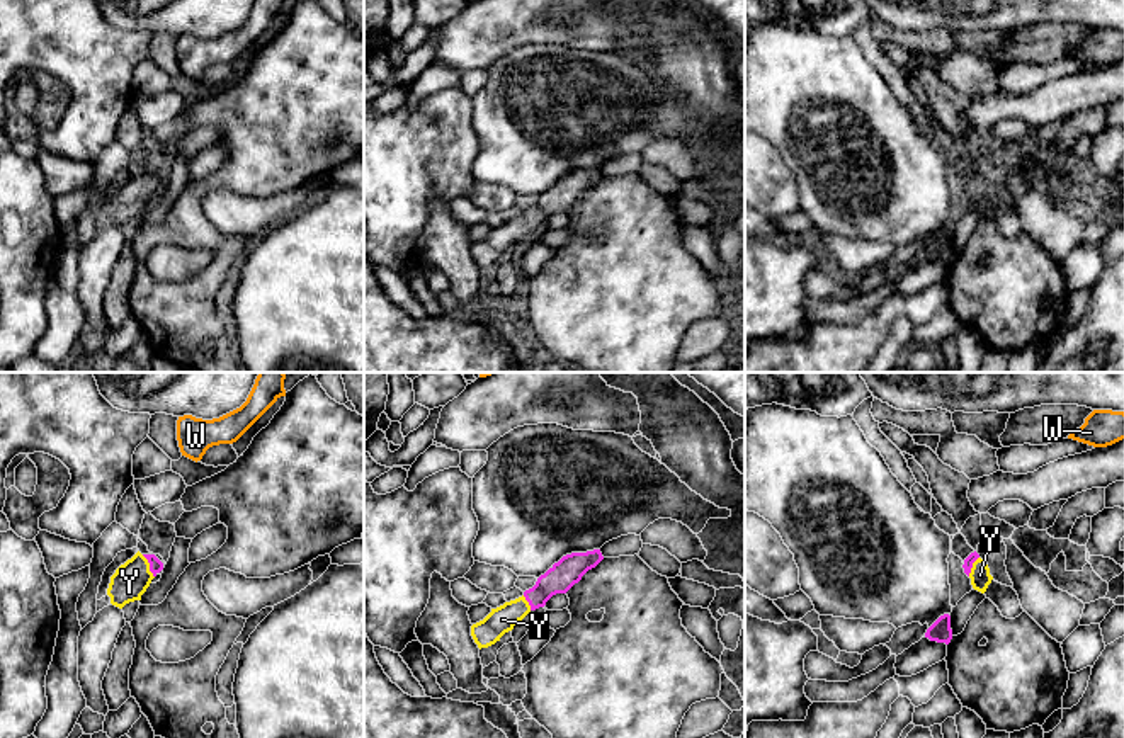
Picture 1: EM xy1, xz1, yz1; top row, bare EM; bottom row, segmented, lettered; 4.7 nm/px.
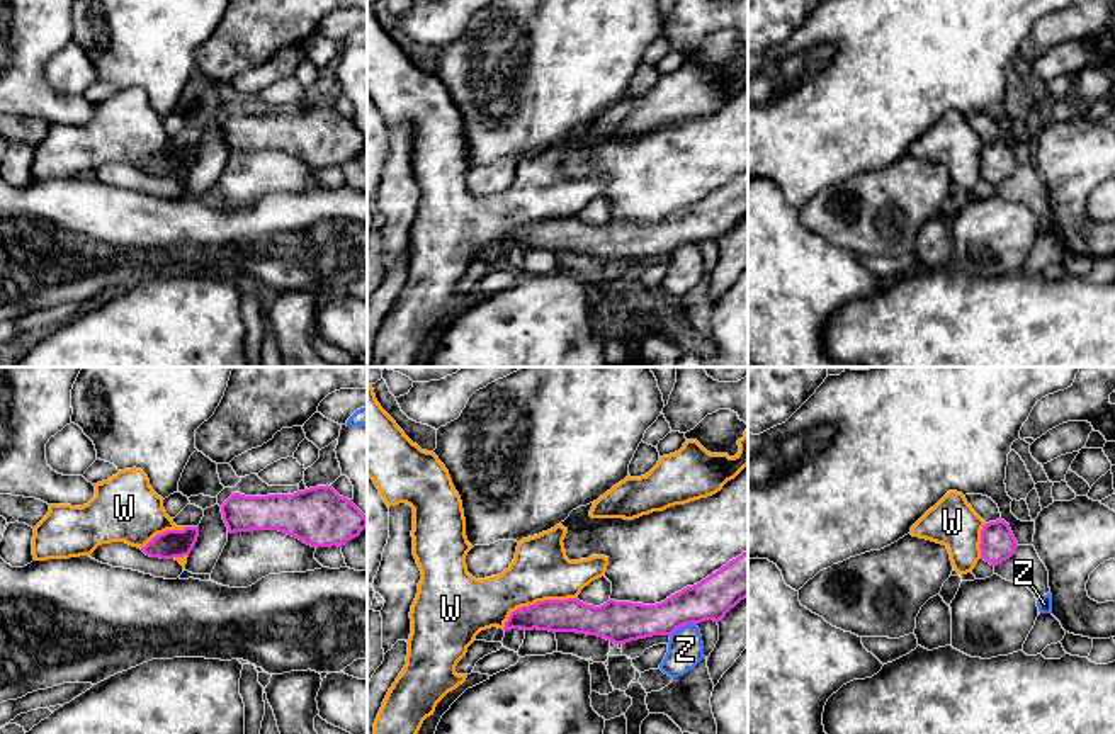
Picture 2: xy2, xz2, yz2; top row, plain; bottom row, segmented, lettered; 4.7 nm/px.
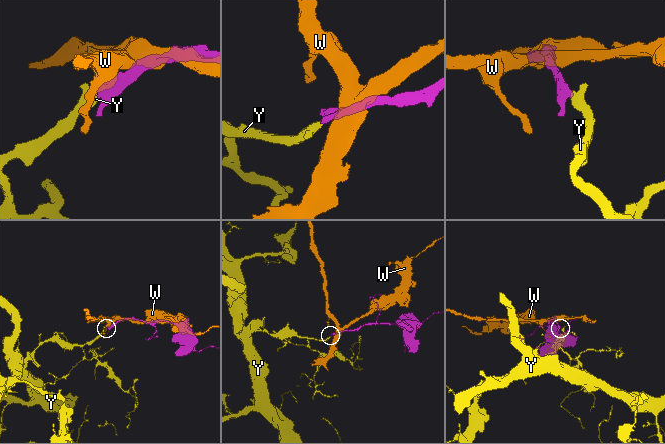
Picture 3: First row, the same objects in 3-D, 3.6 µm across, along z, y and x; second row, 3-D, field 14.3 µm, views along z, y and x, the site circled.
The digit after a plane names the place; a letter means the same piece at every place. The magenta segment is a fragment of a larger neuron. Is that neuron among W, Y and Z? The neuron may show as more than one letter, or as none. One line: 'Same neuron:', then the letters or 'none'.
Same neuron: Y

